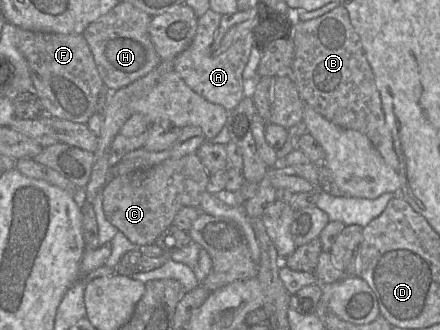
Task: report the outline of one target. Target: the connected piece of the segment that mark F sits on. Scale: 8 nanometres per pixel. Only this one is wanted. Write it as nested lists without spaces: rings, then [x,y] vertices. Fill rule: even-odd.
[[[16,27],[16,46],[28,63],[46,115],[86,124],[97,112],[100,95],[107,90],[83,34],[45,33]]]

